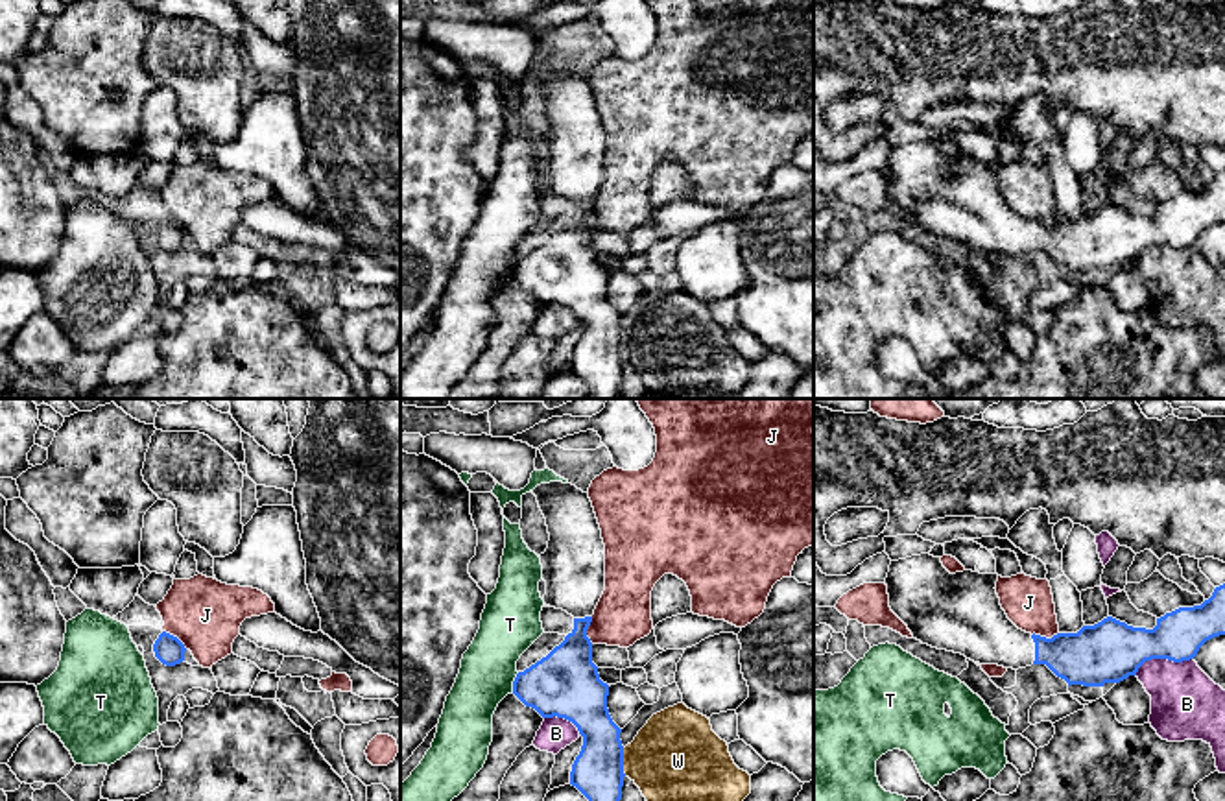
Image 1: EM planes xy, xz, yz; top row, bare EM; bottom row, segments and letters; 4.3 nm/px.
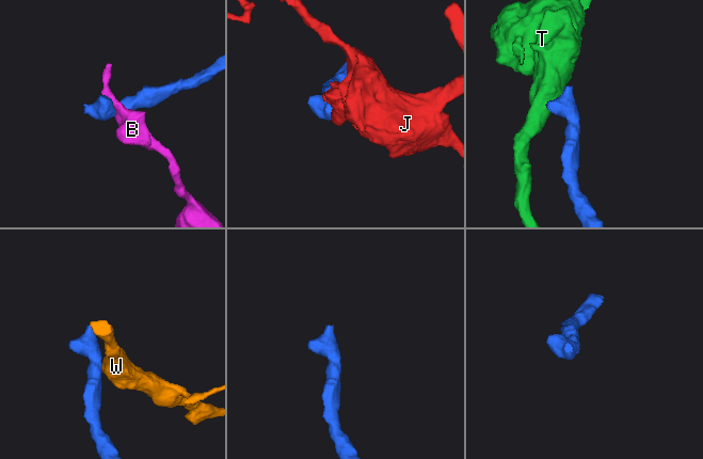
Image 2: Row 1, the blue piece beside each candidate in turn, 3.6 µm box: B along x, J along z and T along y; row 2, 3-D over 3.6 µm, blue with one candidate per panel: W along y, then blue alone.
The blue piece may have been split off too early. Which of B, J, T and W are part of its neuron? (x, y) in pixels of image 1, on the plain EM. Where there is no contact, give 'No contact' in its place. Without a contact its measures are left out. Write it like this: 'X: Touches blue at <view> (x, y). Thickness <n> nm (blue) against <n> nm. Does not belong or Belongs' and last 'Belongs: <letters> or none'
B: Touches blue at yz (1163, 244). Thickness 280 nm (blue) against 300 nm. Does not belong
J: Touches blue at xz (587, 215). Thickness 280 nm (blue) against 240 nm. Does not belong
T: Touches blue at xz (513, 270). Thickness 300 nm (blue) against 240 nm. Does not belong
W: Touches blue at xz (622, 349). Thickness 220 nm (blue) against 400 nm. Does not belong
Belongs: none

